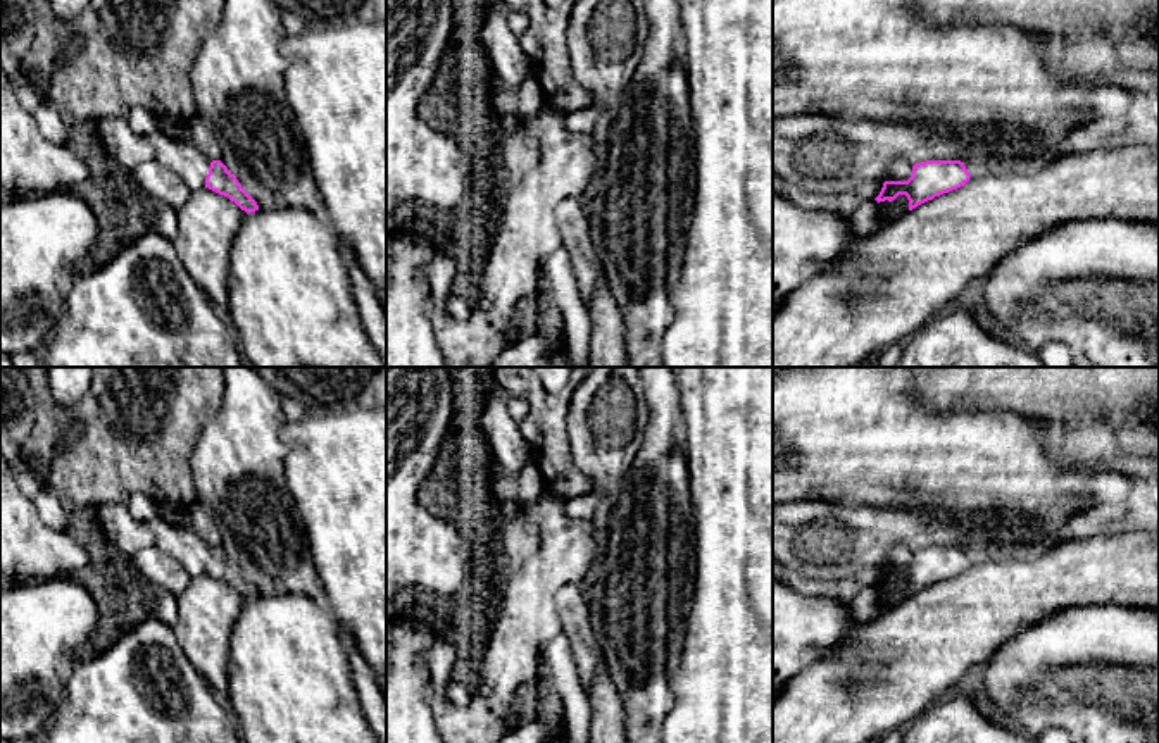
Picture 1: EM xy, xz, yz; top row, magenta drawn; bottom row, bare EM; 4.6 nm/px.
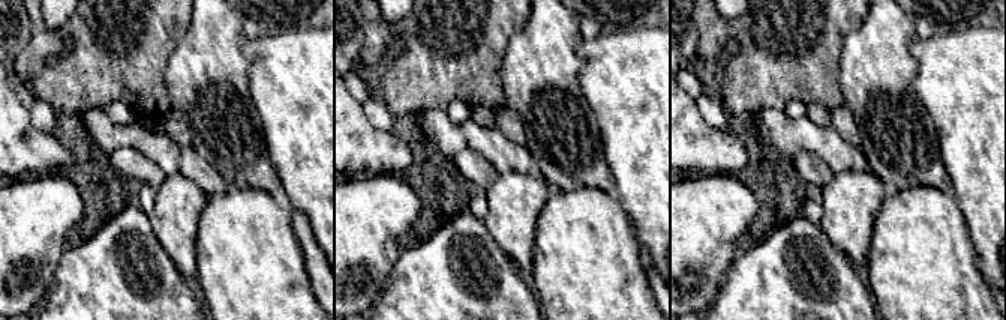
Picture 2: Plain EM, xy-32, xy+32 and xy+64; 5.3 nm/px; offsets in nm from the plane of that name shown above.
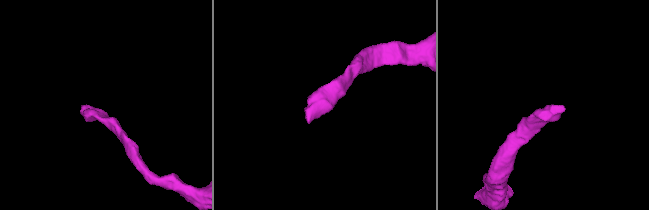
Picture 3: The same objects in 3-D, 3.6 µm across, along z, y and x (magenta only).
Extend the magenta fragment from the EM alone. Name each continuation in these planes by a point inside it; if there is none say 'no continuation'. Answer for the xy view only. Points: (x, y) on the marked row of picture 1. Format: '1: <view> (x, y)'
1: xy (178, 154)

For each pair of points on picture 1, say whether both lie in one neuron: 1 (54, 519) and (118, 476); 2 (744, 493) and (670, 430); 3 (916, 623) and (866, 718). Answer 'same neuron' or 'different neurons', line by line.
1: different neurons
2: different neurons
3: same neuron

